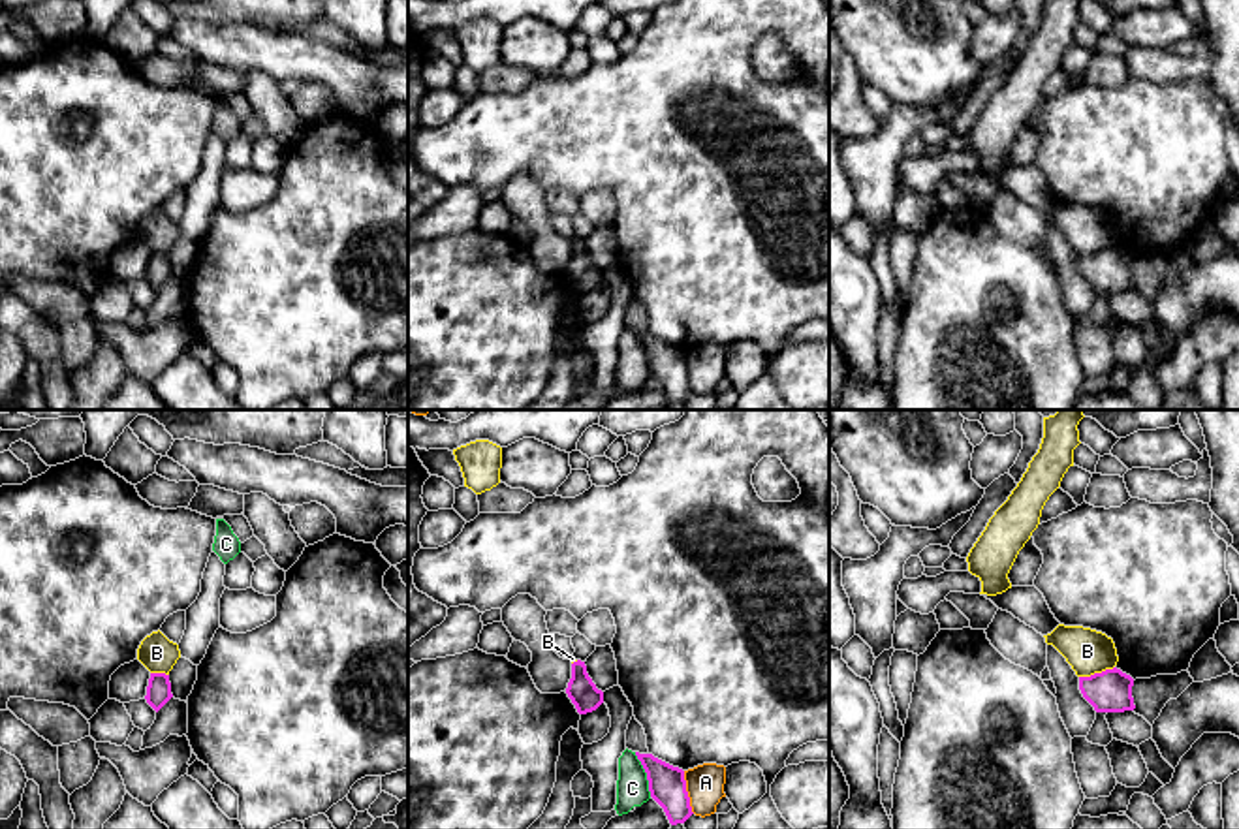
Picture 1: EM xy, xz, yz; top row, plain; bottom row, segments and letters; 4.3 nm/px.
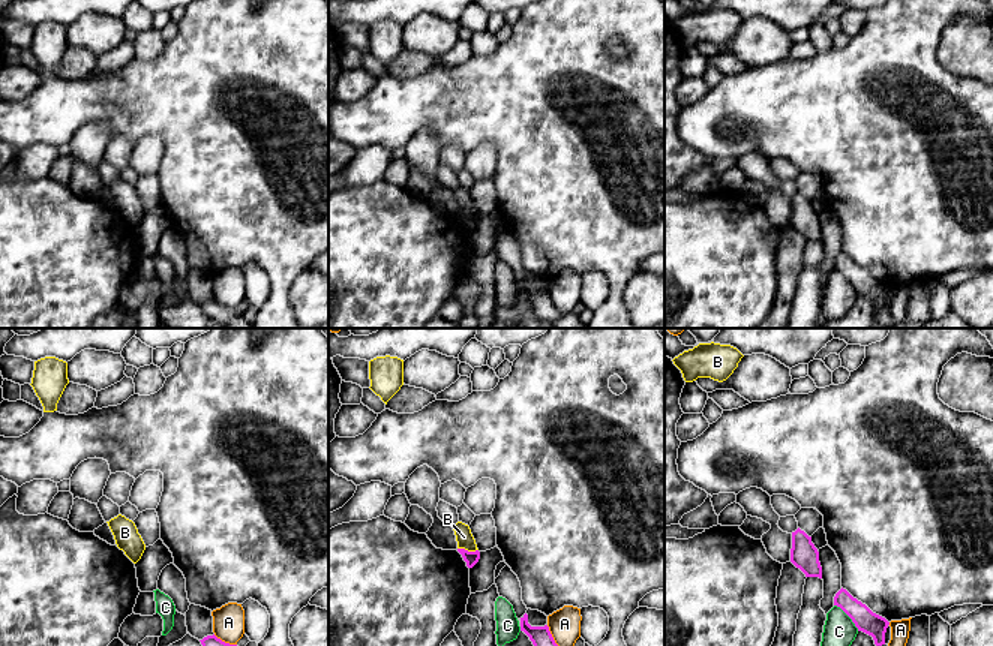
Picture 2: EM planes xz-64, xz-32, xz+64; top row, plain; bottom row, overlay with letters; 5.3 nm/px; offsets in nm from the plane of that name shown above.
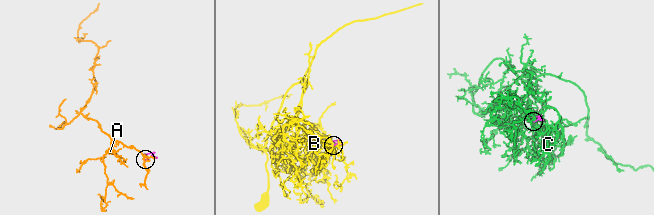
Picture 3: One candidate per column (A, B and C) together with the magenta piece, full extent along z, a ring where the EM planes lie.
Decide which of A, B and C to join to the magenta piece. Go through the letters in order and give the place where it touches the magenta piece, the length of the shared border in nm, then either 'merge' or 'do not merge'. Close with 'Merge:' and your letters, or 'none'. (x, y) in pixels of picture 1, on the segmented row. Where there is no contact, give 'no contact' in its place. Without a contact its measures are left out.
A: meets magenta in xz at (687, 792); contact 190 nm long; do not merge
B: meets magenta in yz at (1097, 673); contact 160 nm long; do not merge
C: meets magenta in xz at (647, 775); contact 200 nm long; do not merge
Merge: none

